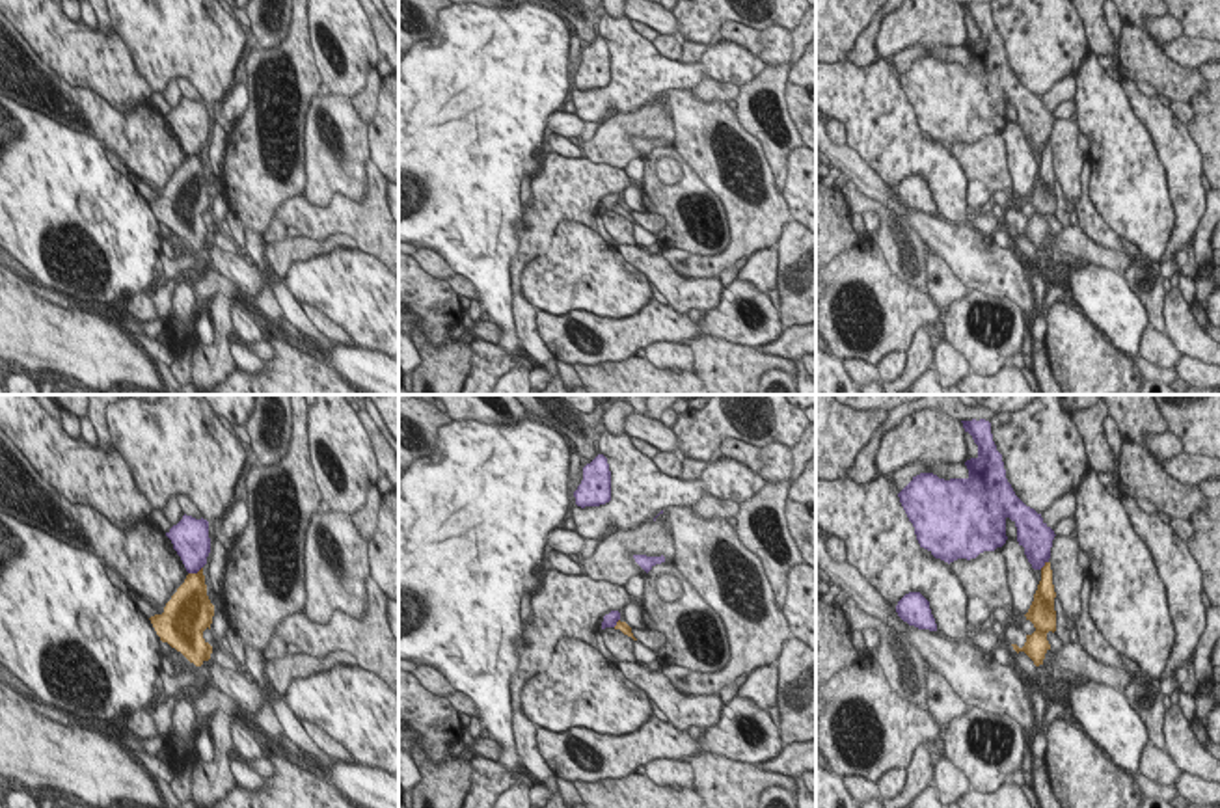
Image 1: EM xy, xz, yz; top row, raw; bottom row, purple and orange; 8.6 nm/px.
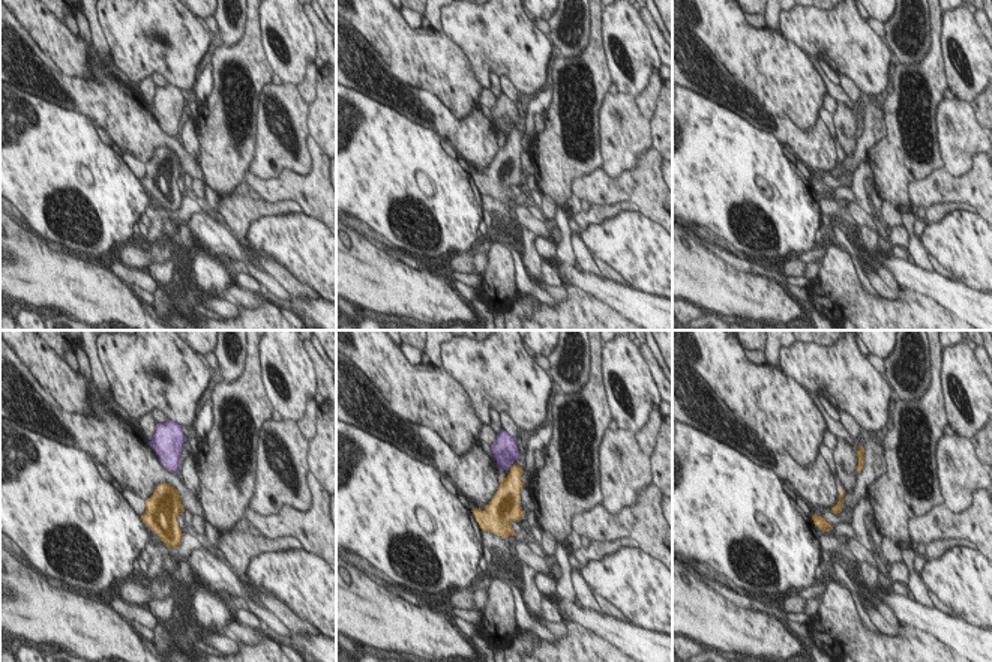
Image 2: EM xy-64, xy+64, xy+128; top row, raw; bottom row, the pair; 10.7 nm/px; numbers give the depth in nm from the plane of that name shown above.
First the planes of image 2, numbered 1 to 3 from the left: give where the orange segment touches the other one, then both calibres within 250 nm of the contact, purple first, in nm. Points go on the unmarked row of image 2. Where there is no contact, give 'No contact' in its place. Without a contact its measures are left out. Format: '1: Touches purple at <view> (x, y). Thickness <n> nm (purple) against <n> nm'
1: No contact
2: No contact
3: No contact.

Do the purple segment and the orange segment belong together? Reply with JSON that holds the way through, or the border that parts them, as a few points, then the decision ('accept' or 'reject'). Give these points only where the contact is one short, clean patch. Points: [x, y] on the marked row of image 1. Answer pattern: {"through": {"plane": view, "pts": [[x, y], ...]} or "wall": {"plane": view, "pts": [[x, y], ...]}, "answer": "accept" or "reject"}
{"wall": {"plane": "xy", "pts": [[202, 566], [189, 574]]}, "answer": "reject"}

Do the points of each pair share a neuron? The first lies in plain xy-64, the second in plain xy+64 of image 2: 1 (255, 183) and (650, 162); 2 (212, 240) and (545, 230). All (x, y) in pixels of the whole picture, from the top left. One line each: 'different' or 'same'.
1: same
2: same

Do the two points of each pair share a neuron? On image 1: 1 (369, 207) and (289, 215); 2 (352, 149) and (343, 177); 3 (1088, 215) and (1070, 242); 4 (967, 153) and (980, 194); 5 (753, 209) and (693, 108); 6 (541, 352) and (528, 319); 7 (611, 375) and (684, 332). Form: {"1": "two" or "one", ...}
{"1": "one", "2": "one", "3": "two", "4": "two", "5": "one", "6": "one", "7": "two"}

